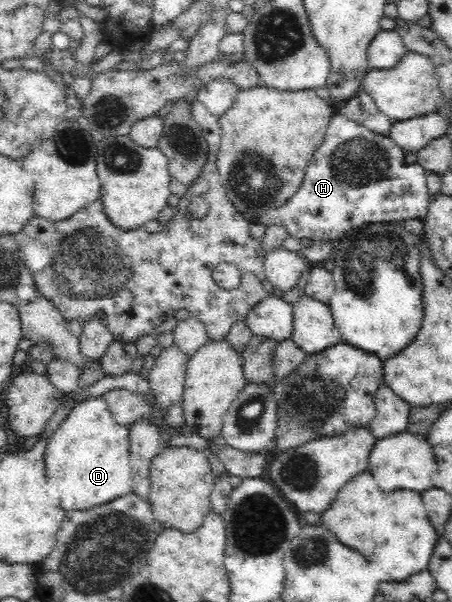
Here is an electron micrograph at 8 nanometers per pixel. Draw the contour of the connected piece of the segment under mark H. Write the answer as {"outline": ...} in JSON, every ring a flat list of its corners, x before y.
{"outline":[[338,113,331,116,323,143,308,163,300,188,280,208,270,208,257,215,265,225,283,224,288,235,296,239,307,238,312,242,333,243,347,234,376,223,424,220,428,212,431,194,427,187,427,170,420,164,406,163,406,152,389,135,372,132,365,126]]}

